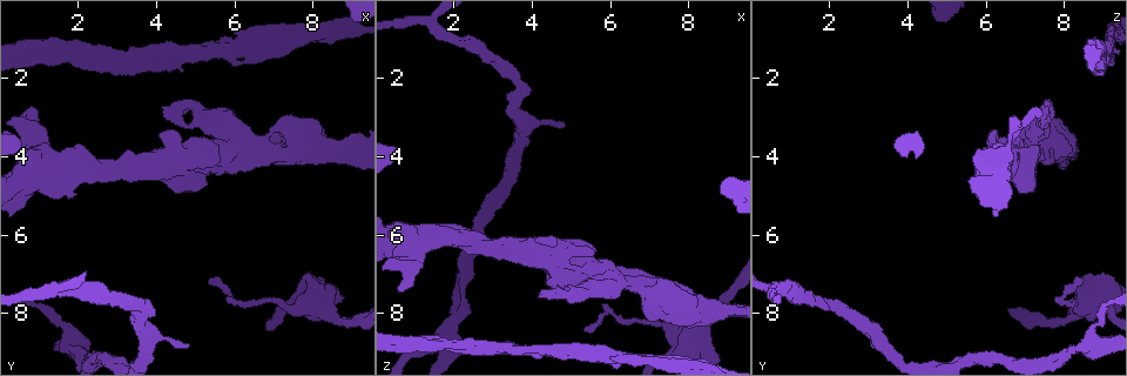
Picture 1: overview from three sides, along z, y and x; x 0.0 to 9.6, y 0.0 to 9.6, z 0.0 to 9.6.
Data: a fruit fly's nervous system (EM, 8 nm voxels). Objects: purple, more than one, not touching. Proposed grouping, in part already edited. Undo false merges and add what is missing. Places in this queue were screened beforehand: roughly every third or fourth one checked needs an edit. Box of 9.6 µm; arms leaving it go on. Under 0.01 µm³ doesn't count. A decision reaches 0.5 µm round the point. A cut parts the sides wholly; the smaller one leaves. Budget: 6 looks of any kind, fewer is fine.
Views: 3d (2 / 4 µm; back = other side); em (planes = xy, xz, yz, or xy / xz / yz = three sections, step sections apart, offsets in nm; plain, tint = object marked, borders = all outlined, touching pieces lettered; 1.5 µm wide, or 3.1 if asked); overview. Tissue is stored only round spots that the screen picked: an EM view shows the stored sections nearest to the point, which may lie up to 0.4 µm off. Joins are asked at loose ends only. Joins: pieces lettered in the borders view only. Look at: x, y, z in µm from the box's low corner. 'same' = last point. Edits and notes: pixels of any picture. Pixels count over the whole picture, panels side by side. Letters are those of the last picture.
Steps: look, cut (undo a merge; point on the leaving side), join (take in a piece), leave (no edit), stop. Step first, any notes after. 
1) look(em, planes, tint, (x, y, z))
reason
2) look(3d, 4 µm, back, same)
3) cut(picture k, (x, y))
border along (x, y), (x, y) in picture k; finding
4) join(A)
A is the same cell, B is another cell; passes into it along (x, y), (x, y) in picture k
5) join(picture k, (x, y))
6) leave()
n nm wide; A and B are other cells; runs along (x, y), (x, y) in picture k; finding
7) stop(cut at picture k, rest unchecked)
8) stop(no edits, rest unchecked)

look(em, xz, step 4, tint, (5.10, 3.50, 6.50))
an open end

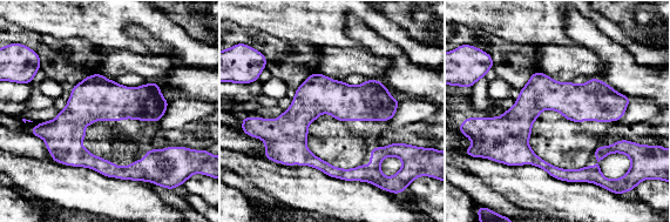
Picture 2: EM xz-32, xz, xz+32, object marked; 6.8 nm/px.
look(em, planes, borders, same)
cut it another way

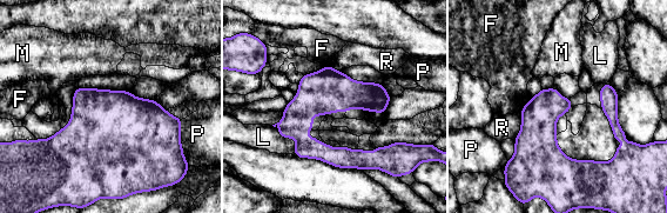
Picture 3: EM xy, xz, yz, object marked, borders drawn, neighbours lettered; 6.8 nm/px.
leave()
L touches over 240 nm; F, L, M, P and R are other cells; border along (304, 75), (298, 81) in picture 3; none of them fits

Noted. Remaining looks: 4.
look(em, planes, borders, (4.10, 1.15, 8.85))
an open end

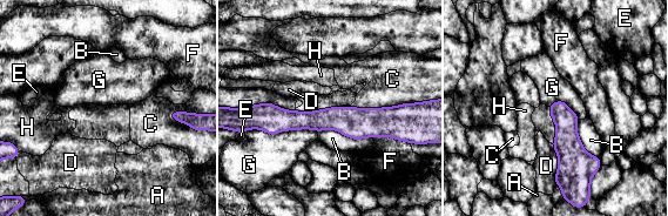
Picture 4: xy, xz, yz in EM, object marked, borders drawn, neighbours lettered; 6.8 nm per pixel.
leave()
A, B, C, D, E, F, G and H are other cells; runs along (396, 109), (385, 120), (264, 114) in picture 4; none of them fits

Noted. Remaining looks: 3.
look(3d, 4 µm, (2.25, 1.20, 8.70))
branch stops here

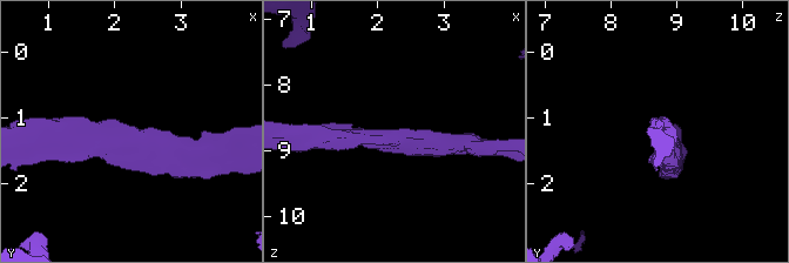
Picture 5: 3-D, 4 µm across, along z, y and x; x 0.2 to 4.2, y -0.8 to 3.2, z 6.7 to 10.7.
look(em, planes, borders, (2.30, 1.20, 8.70))

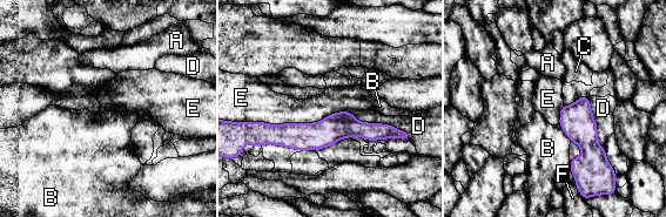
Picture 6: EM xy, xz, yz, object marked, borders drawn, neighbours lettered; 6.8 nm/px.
leave()
190 nm wide; A, B, C, D, E and F are other cells; border along (564, 104), (589, 100), (603, 148) in picture 6; no lettered piece goes on from it

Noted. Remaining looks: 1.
stop(no edits, rest unchecked)

